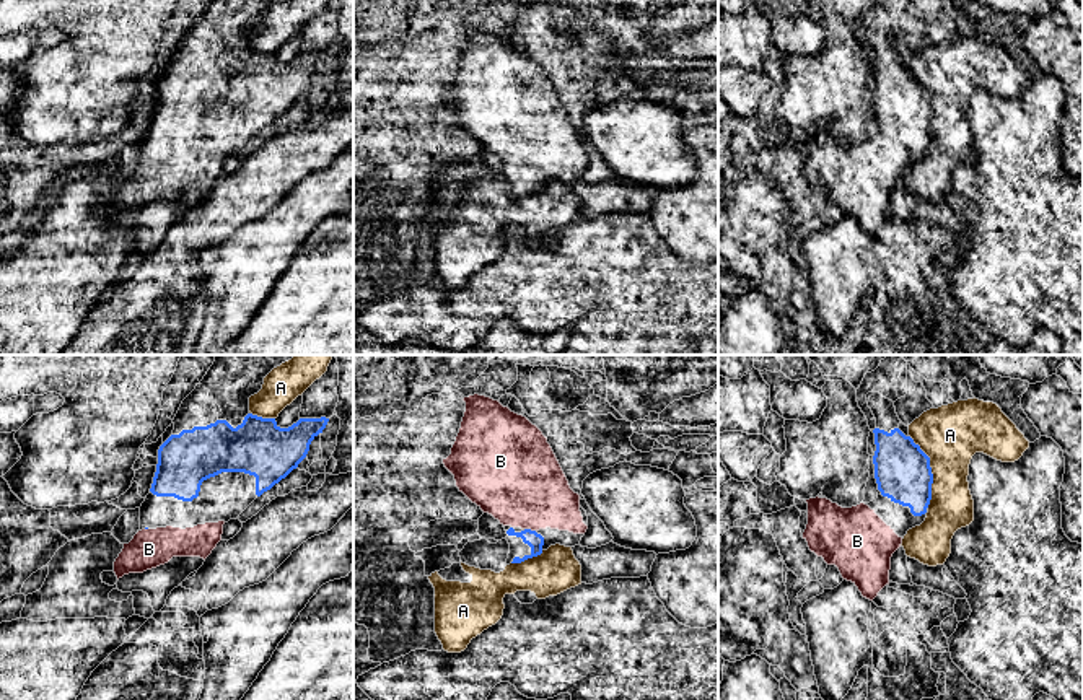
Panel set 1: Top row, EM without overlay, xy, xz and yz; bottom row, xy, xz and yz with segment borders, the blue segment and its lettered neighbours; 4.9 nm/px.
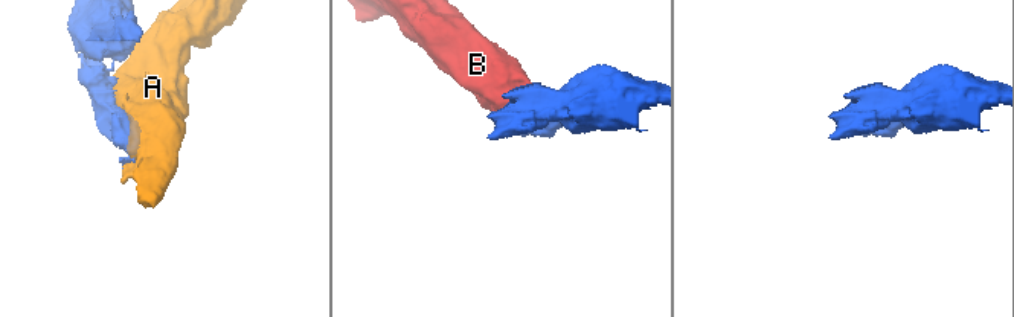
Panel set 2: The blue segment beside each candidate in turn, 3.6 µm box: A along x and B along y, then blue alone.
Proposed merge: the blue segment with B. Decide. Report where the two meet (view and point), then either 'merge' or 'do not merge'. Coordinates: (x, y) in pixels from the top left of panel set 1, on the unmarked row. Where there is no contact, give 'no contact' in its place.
xz (530, 165) | merge

